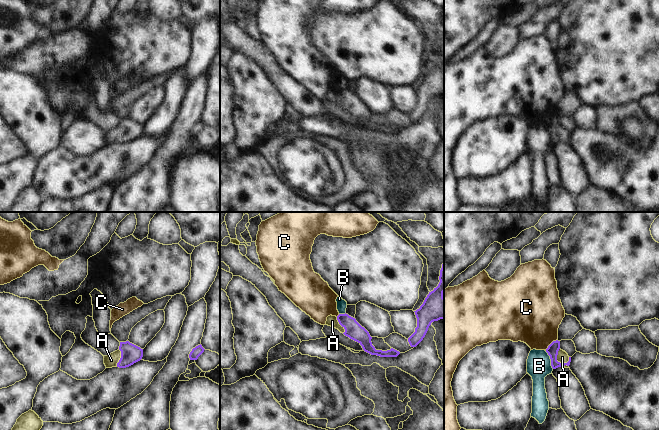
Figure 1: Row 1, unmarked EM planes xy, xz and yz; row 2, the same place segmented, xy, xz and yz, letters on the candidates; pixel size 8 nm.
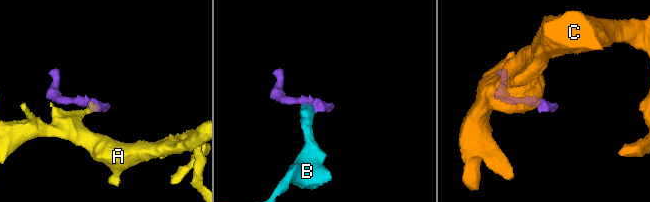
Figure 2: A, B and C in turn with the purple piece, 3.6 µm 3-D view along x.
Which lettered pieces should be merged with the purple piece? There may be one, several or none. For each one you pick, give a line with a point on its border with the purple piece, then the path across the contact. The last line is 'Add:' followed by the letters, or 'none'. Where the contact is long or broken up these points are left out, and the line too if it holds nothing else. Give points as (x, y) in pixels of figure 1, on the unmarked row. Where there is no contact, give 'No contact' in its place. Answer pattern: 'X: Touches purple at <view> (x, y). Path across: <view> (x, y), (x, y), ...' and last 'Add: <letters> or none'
A: Touches purple at yz (556, 136). Path across: yz (552, 126), (556, 130), (556, 136), (562, 133)
Add: A.

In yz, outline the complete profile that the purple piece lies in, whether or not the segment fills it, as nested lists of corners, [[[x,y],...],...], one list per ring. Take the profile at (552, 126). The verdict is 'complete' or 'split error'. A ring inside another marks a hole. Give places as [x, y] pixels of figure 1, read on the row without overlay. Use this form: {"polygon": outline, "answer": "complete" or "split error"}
{"polygon": [[[553,117],[546,125],[546,128],[550,132],[551,142],[553,145],[558,143],[569,143],[571,133],[569,133],[565,127],[560,125],[560,117]]], "answer": "split error"}

